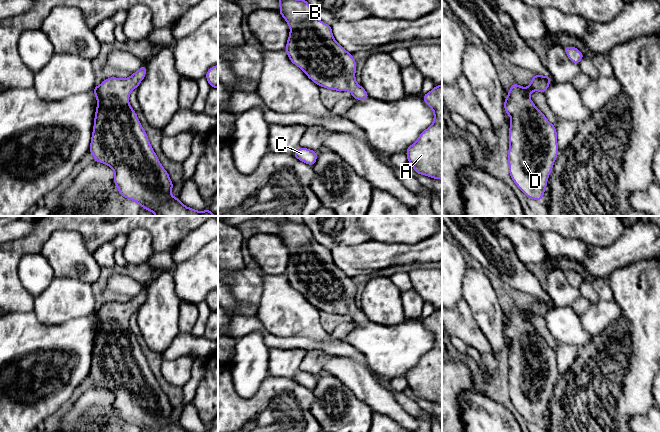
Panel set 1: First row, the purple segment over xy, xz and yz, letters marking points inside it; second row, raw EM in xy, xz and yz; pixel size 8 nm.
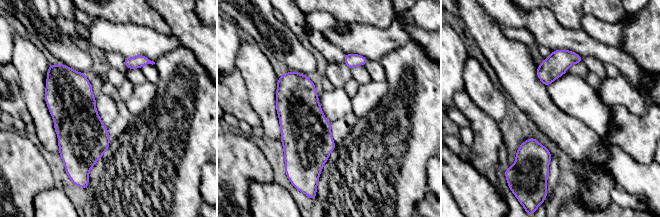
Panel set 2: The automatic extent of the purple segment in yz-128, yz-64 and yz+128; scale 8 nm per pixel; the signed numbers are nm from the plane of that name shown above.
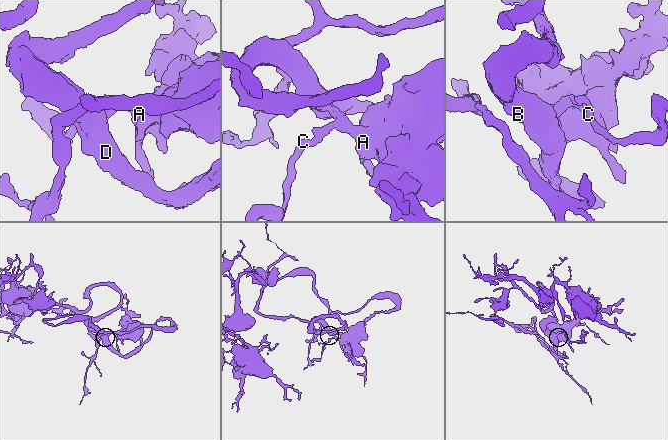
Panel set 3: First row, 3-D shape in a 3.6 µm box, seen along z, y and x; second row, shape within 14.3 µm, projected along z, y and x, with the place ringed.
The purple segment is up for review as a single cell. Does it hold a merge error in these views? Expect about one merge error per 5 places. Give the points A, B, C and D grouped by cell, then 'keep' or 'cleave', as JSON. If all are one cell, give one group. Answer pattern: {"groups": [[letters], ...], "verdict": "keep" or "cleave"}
{"groups": [["A", "B", "C", "D"]], "verdict": "keep"}

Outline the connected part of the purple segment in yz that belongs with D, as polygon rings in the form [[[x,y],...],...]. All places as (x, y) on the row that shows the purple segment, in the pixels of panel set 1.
[[[534,74],[527,89],[517,83],[512,84],[507,98],[504,100],[505,112],[511,117],[508,151],[509,174],[524,195],[538,201],[543,199],[547,180],[553,169],[559,148],[556,127],[537,109],[529,96],[532,91],[545,93],[550,86],[551,79],[550,75]]]

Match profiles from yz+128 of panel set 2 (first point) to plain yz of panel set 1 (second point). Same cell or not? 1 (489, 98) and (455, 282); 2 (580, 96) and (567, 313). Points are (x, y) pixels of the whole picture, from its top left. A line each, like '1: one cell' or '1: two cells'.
1: two cells
2: one cell

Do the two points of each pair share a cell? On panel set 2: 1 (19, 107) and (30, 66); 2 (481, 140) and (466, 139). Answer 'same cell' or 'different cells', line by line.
1: different cells
2: different cells

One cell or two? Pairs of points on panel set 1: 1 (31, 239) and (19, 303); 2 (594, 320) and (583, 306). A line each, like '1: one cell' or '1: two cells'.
1: one cell
2: two cells

